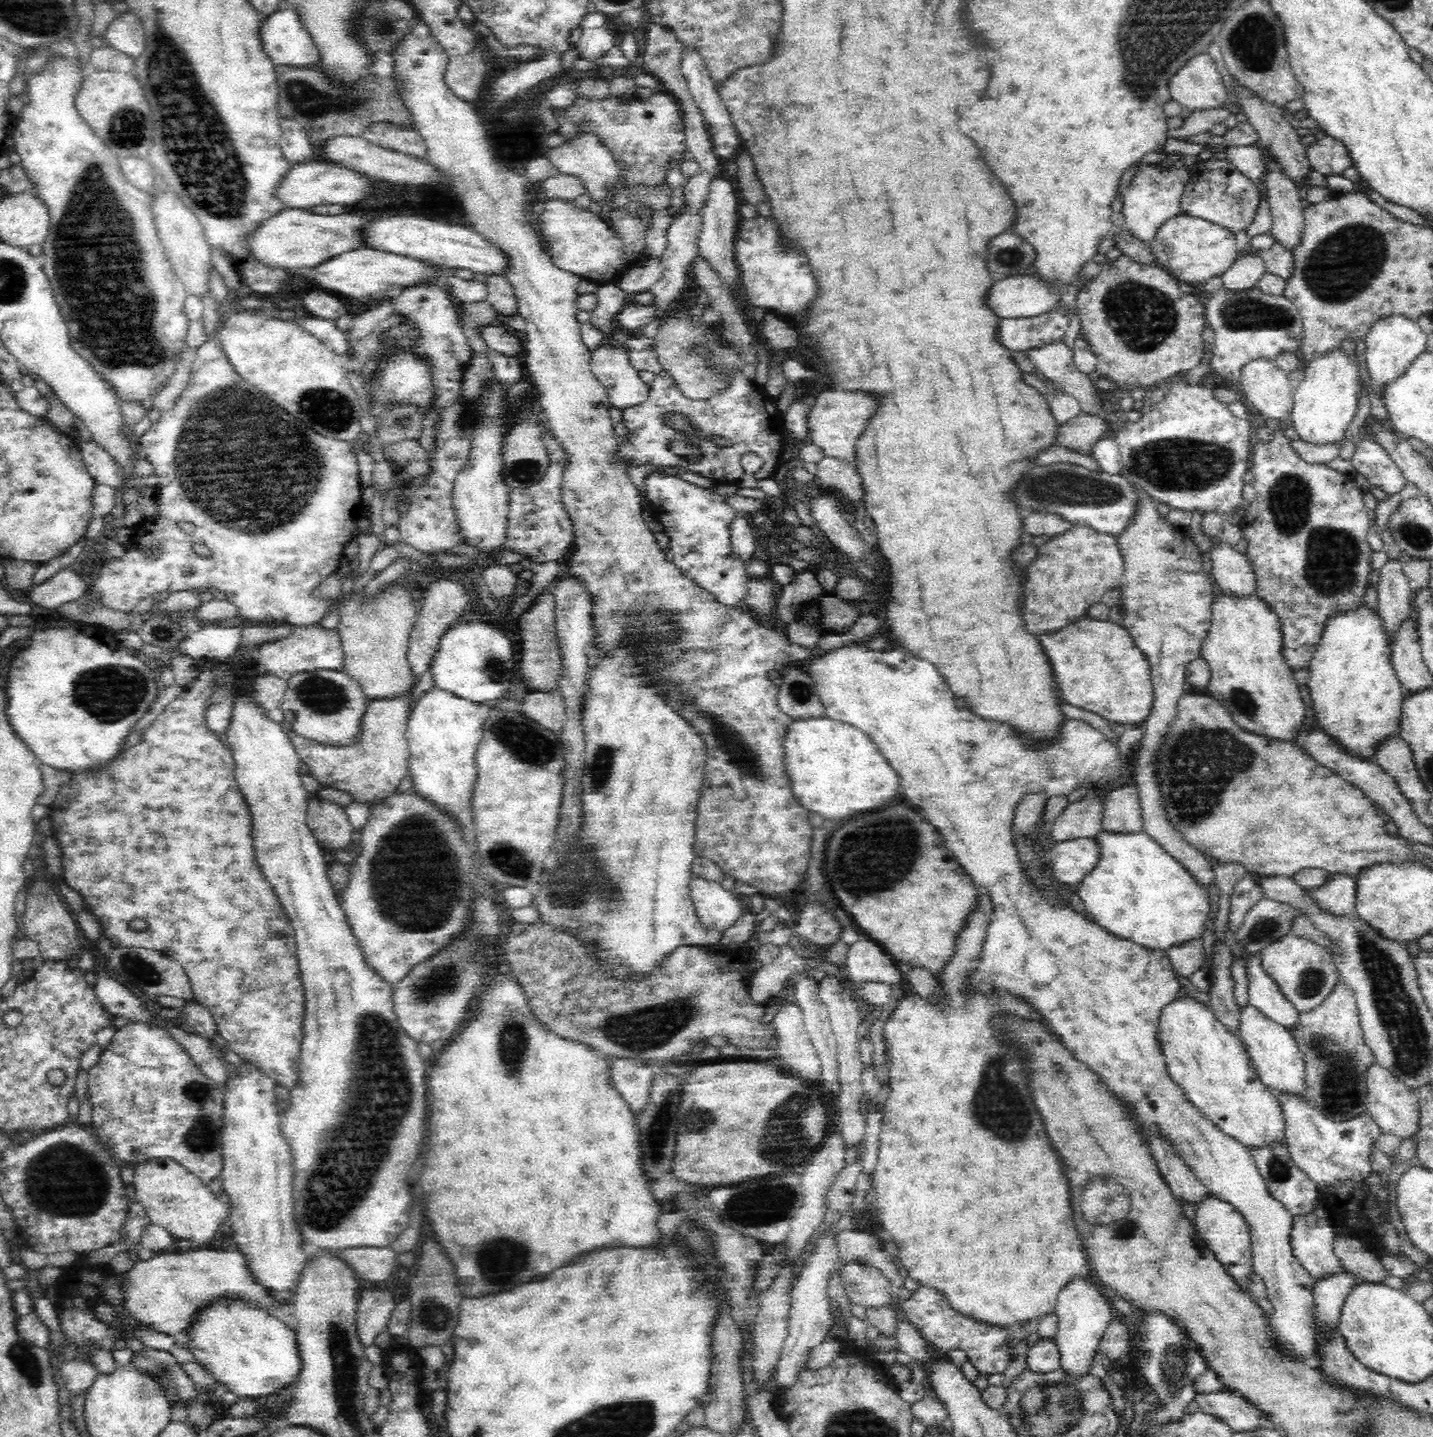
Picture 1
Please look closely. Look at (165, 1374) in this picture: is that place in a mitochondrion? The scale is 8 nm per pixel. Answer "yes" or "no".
yes

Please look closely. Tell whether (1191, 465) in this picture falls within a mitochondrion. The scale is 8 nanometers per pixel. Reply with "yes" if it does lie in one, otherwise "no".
yes

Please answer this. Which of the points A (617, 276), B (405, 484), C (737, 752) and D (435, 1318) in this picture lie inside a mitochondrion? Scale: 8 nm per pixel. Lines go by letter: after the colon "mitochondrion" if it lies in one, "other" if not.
A: other
B: other
C: mitochondrion
D: mitochondrion

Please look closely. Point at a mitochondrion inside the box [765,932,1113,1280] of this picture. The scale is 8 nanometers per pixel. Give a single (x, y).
(999, 1103)

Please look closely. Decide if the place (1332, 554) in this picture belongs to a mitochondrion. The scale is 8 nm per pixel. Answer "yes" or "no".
yes

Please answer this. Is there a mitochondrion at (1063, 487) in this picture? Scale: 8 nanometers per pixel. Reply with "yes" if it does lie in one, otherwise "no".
yes

